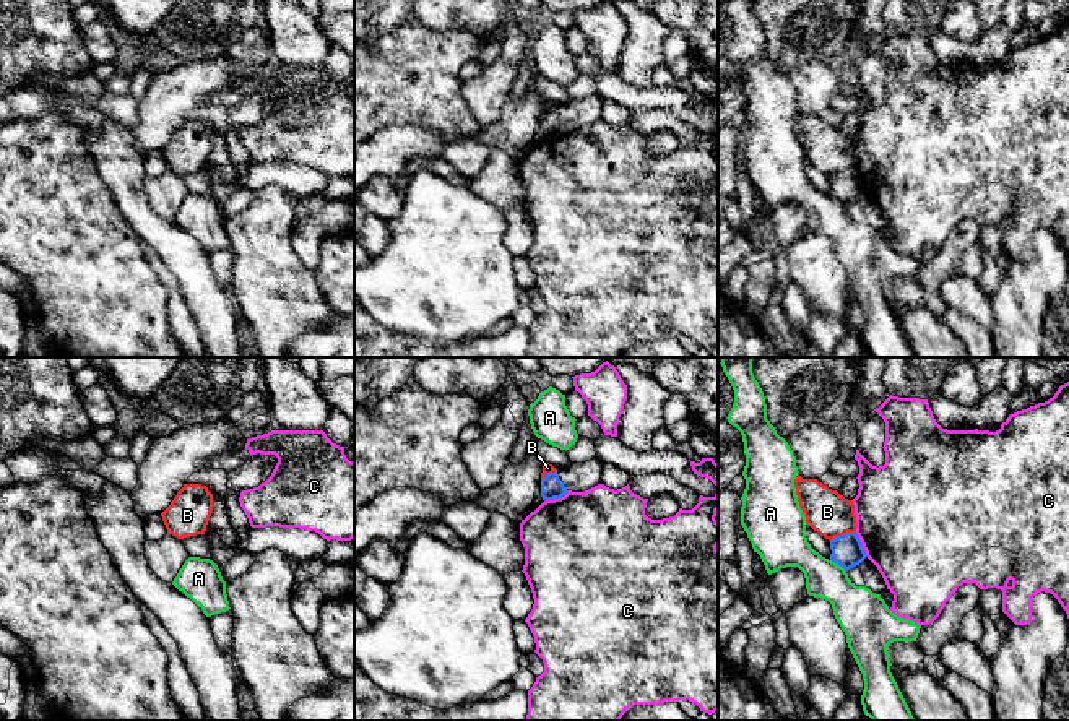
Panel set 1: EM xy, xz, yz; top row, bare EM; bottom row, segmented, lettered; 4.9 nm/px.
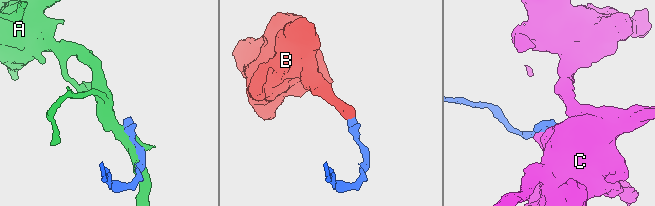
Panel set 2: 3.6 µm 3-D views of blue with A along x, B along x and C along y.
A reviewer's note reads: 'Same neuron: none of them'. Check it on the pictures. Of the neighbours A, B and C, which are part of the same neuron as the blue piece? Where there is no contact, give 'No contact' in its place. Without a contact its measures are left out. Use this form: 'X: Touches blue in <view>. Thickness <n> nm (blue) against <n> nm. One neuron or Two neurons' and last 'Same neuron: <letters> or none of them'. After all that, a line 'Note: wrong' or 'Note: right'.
A: Touches blue in yz. Thickness 160 nm (blue) against 220 nm. Two neurons
B: Touches blue in yz. Thickness 160 nm (blue) against 220 nm. Two neurons
C: Touches blue in yz. Thickness 160 nm (blue) against 500 nm. Two neurons
Same neuron: none of them
Note: right

